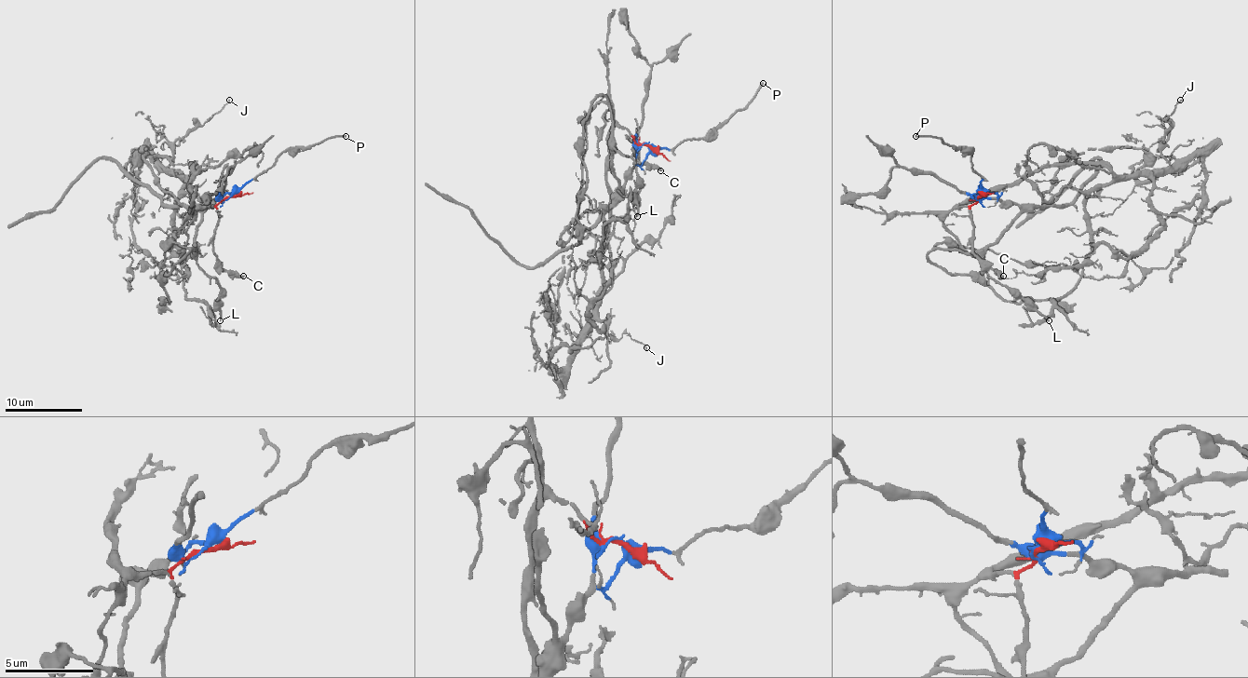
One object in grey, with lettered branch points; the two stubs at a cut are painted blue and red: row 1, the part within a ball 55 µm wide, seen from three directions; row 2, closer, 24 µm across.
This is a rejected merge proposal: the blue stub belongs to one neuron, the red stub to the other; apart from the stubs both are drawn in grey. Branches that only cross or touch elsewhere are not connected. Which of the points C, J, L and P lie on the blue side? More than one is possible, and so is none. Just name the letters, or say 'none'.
L, P

